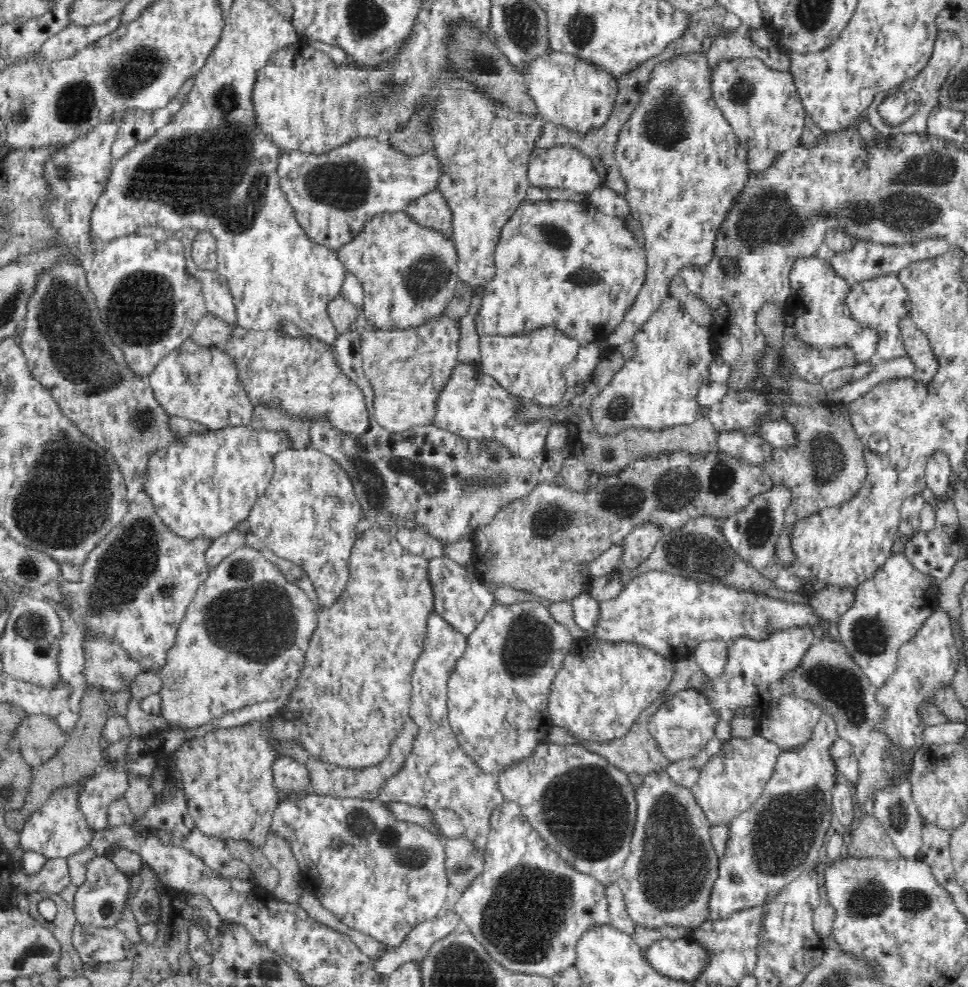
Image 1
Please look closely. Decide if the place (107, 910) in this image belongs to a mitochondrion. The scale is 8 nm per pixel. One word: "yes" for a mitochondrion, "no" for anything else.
yes

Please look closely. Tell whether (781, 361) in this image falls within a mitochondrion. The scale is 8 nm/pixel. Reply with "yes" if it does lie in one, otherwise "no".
no

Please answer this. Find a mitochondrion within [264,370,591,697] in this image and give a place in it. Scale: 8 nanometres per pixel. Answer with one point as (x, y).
(529, 646)

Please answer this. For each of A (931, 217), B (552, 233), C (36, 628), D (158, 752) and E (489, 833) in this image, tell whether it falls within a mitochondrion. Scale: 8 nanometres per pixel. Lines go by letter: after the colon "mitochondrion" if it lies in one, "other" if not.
A: mitochondrion
B: mitochondrion
C: mitochondrion
D: other
E: other

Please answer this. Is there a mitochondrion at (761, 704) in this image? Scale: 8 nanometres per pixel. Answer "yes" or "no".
no

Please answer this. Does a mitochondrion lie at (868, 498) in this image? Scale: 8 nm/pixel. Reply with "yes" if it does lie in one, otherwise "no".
no

